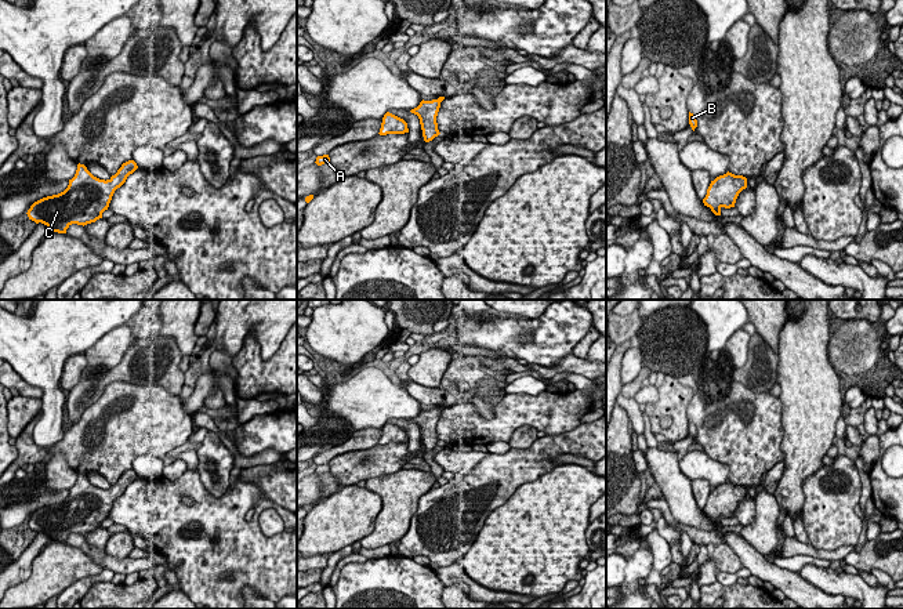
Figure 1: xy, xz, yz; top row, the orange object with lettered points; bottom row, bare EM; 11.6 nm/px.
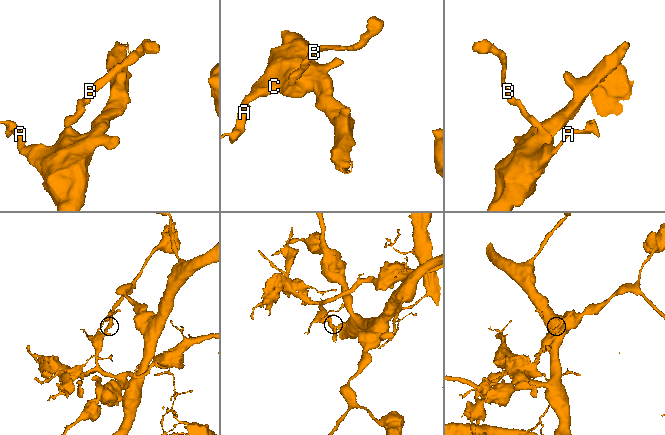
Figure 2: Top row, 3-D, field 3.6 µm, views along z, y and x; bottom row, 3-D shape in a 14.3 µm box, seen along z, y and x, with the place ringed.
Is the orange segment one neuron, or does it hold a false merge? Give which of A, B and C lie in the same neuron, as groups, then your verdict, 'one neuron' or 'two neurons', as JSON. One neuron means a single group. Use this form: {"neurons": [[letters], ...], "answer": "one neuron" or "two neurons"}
{"neurons": [["A", "B", "C"]], "answer": "one neuron"}

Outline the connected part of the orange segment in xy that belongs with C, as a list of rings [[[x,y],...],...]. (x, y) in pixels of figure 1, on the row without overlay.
[[[134,470],[122,474],[109,489],[94,486],[84,474],[77,474],[68,497],[52,505],[35,511],[28,519],[29,529],[48,536],[50,541],[66,543],[72,533],[87,534],[102,528],[112,505],[127,486],[138,478]]]

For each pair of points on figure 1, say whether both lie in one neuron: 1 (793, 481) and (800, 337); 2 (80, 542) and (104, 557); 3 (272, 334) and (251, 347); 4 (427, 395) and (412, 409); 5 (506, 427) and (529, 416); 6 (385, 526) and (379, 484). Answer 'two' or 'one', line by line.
1: one
2: one
3: two
4: two
5: one
6: one

